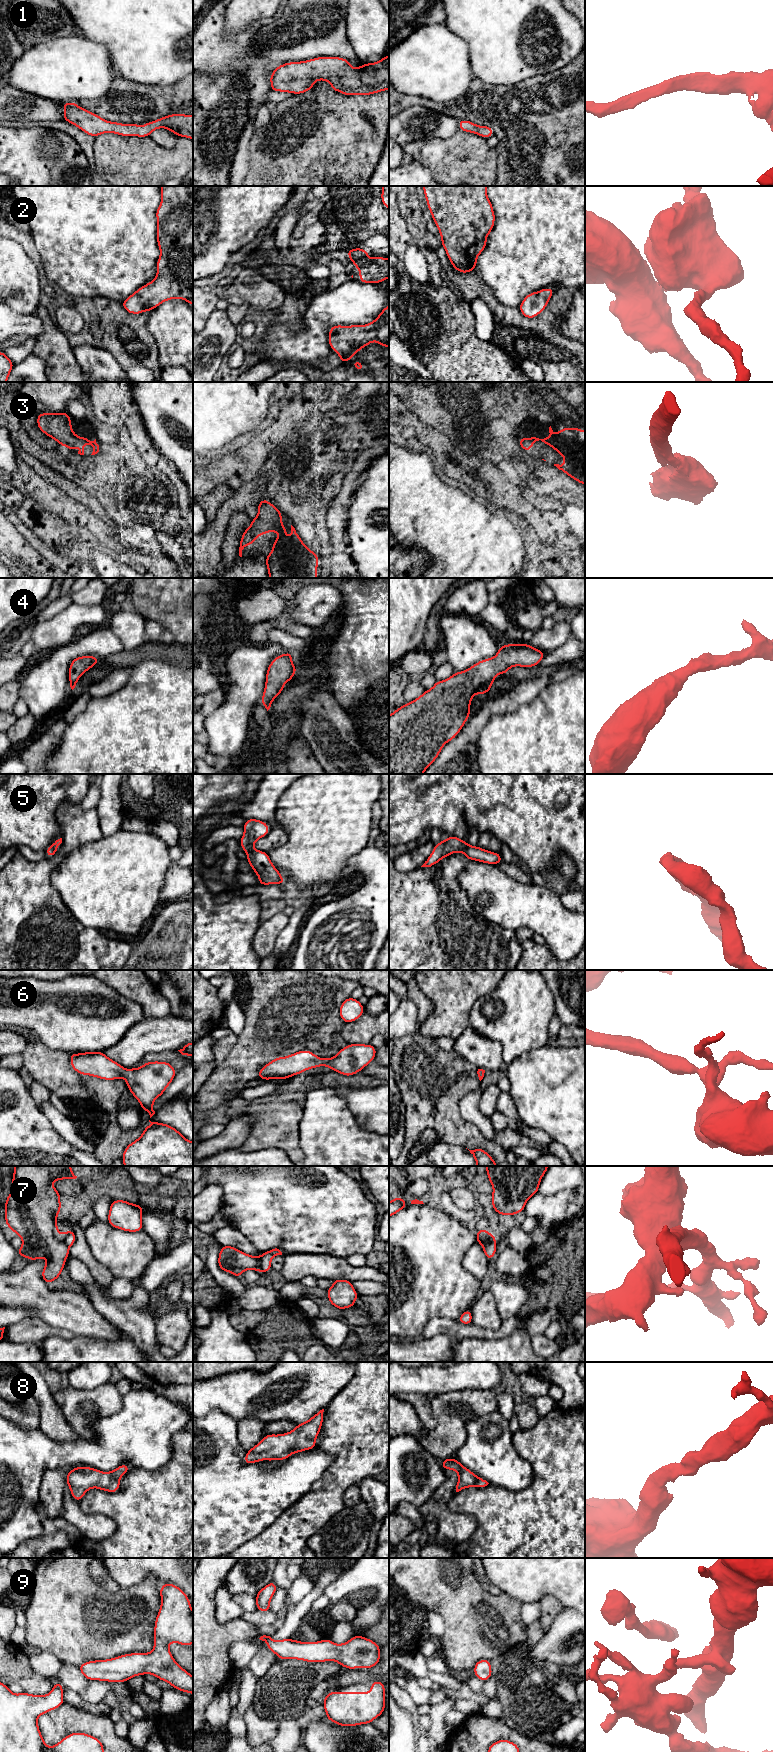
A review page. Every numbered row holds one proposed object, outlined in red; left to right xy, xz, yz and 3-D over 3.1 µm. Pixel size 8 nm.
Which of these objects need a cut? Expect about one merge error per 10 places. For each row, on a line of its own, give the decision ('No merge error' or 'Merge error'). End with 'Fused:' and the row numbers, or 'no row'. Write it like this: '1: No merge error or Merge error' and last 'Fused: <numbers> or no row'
1: No merge error
2: No merge error
3: No merge error
4: No merge error
5: No merge error
6: No merge error
7: Merge error
8: No merge error
9: No merge error
Fused: 7

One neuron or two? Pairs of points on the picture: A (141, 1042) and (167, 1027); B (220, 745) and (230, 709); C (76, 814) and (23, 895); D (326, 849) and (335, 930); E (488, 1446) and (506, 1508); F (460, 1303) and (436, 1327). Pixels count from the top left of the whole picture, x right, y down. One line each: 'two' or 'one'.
A: one
B: one
C: one
D: two
E: two
F: two

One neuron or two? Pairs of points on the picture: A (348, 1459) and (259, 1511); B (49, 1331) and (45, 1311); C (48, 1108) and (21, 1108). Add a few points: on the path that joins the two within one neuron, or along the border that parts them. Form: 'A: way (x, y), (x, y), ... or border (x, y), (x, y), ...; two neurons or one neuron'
A: border (332, 1454), (332, 1463), (306, 1493); two neurons
B: border (35, 1316), (55, 1329); two neurons
C: border (39, 1109), (54, 1128); two neurons

